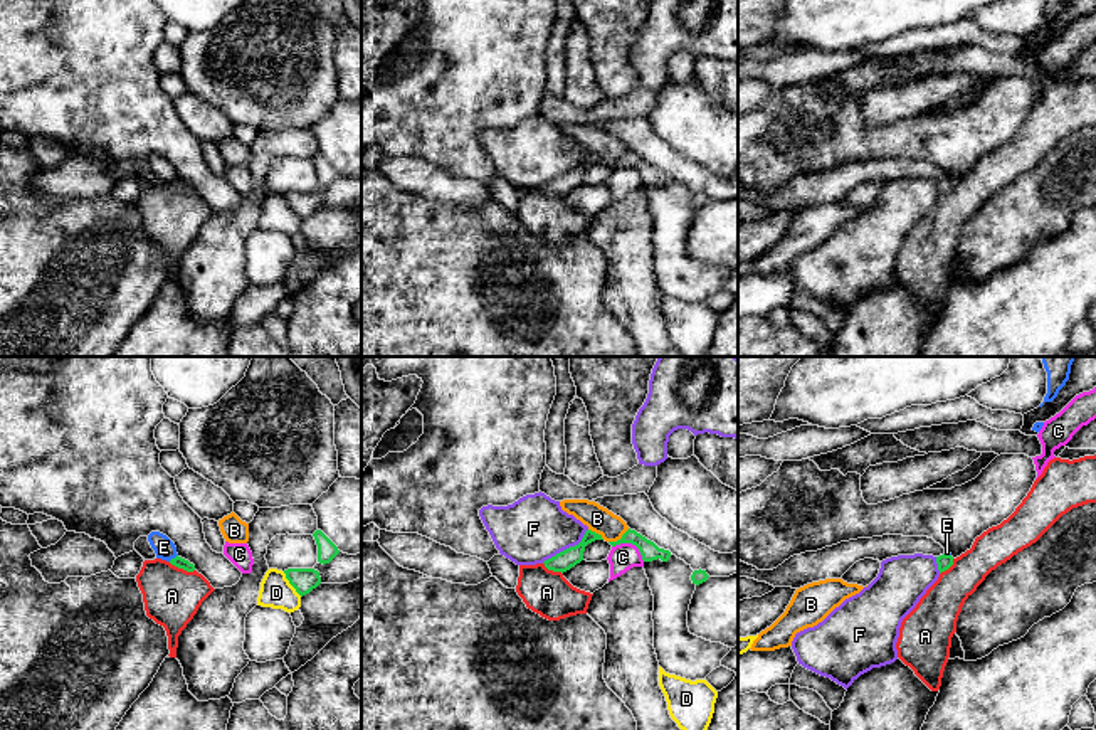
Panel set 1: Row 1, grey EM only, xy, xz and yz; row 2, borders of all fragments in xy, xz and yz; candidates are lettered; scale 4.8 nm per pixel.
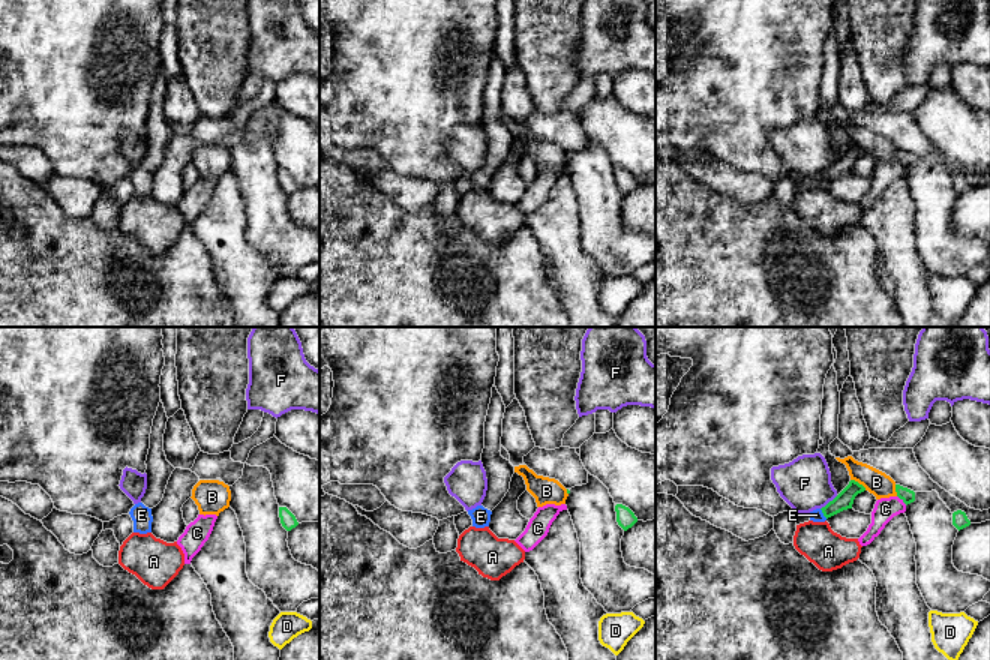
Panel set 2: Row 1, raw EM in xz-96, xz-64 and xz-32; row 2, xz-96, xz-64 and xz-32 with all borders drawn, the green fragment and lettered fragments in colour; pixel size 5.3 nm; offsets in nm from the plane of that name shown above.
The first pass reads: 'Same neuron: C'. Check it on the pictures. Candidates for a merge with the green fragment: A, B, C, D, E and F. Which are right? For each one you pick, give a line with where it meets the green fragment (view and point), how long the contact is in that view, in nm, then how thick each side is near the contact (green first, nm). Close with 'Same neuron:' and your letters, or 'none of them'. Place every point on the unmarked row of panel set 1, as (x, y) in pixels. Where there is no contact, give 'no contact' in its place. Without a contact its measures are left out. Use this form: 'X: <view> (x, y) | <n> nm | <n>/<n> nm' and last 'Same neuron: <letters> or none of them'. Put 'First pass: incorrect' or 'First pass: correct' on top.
First pass: correct
C: xz (631, 165) | 180 nm | 90/130 nm
Same neuron: C

